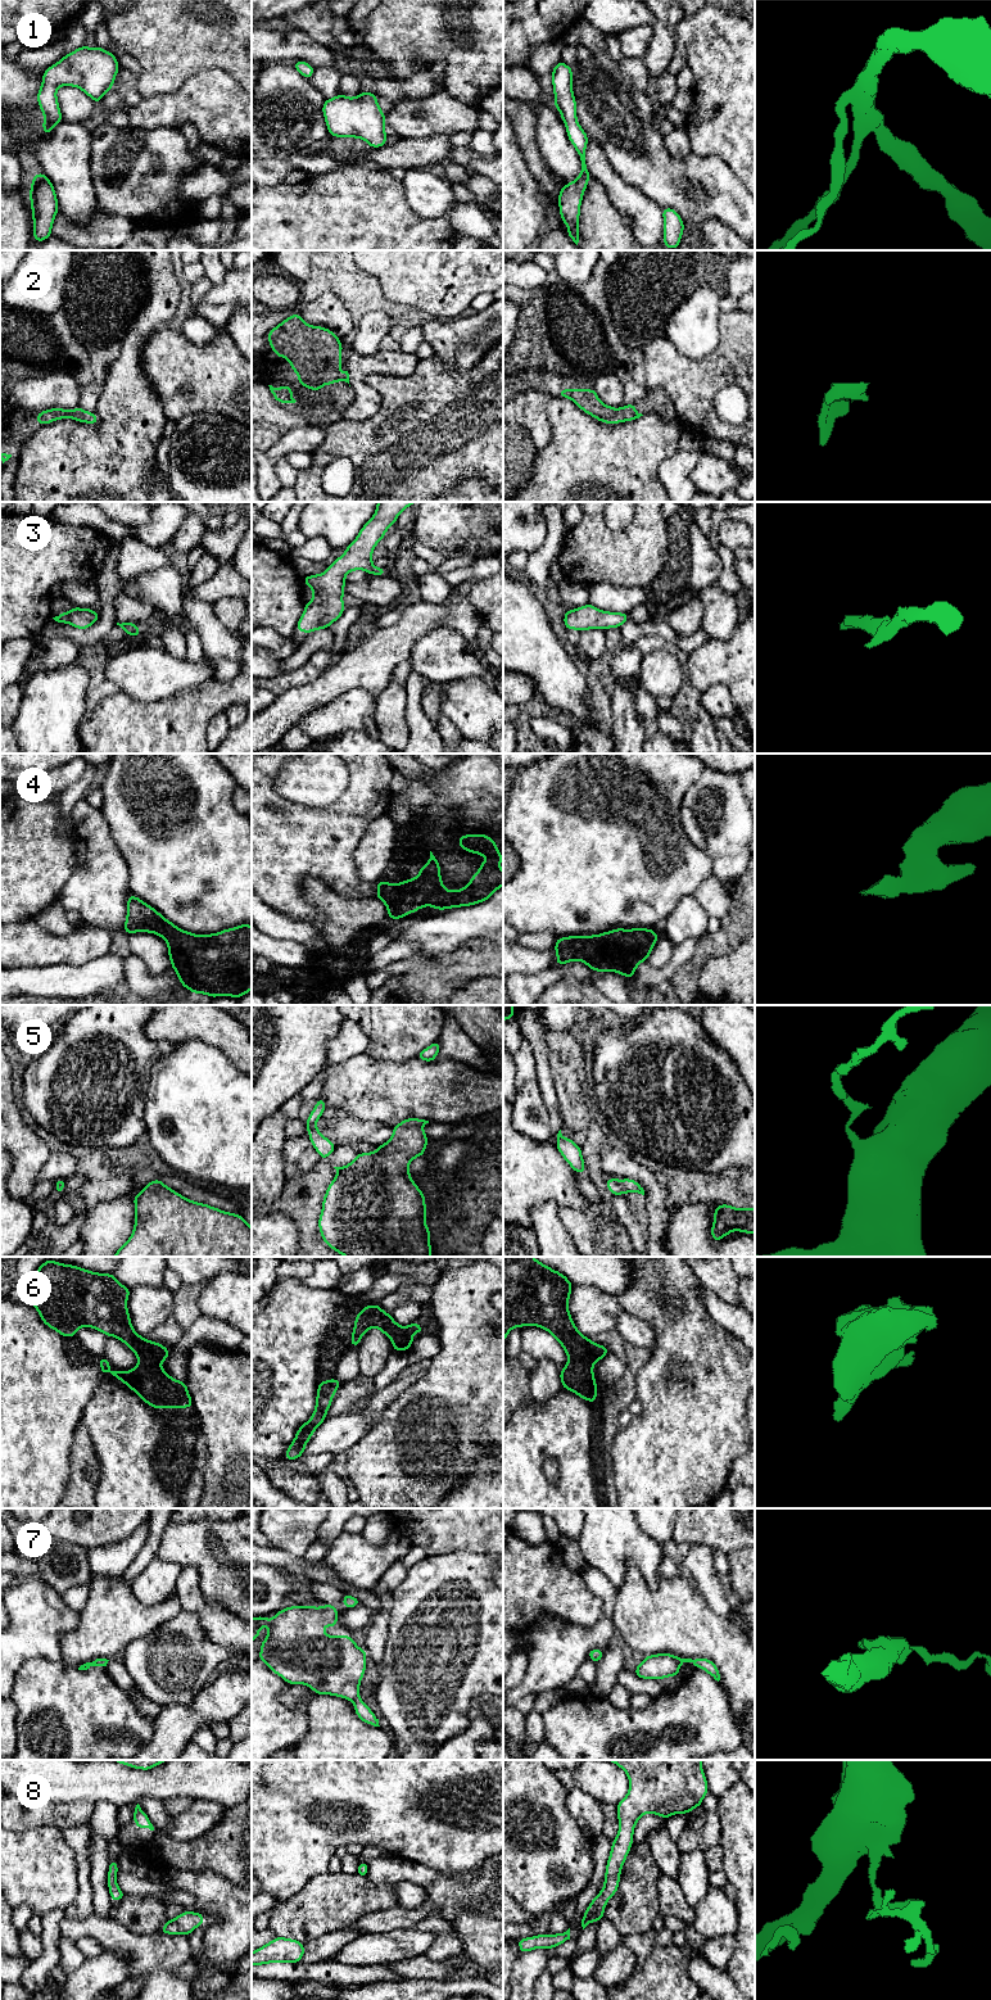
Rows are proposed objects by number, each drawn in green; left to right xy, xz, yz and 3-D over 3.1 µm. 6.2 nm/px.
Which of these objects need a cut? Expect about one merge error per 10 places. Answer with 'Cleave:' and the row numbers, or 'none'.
Cleave: none

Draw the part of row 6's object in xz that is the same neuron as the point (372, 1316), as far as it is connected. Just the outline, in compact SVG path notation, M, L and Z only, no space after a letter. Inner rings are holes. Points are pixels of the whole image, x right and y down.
M371 1304L363 1307L359 1313L356 1315L356 1322L353 1334L350 1336L350 1345L358 1347L363 1334L374 1327L377 1327L393 1341L393 1350L403 1352L411 1348L413 1344L412 1336L416 1332L424 1332L424 1327L416 1322L403 1327L397 1323L392 1315L384 1312L379 1304Z

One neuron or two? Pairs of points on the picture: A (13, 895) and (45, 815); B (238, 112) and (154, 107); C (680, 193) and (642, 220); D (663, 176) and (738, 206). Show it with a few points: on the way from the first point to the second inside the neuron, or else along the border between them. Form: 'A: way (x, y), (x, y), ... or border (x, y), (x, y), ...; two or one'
A: way (13, 876), (13, 854), (26, 835); one
B: way (217, 107), (175, 107); one
C: border (637, 188), (661, 208); two
D: way (682, 176), (700, 179), (719, 194); one

